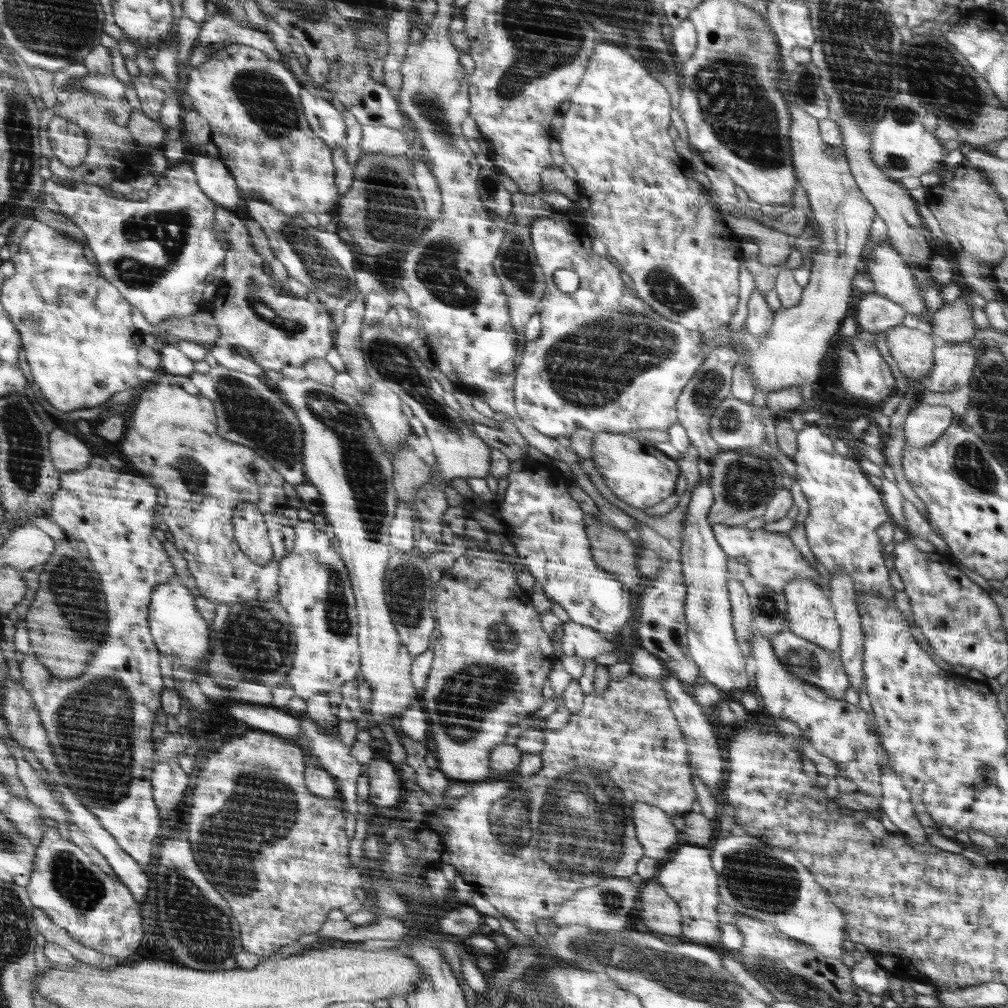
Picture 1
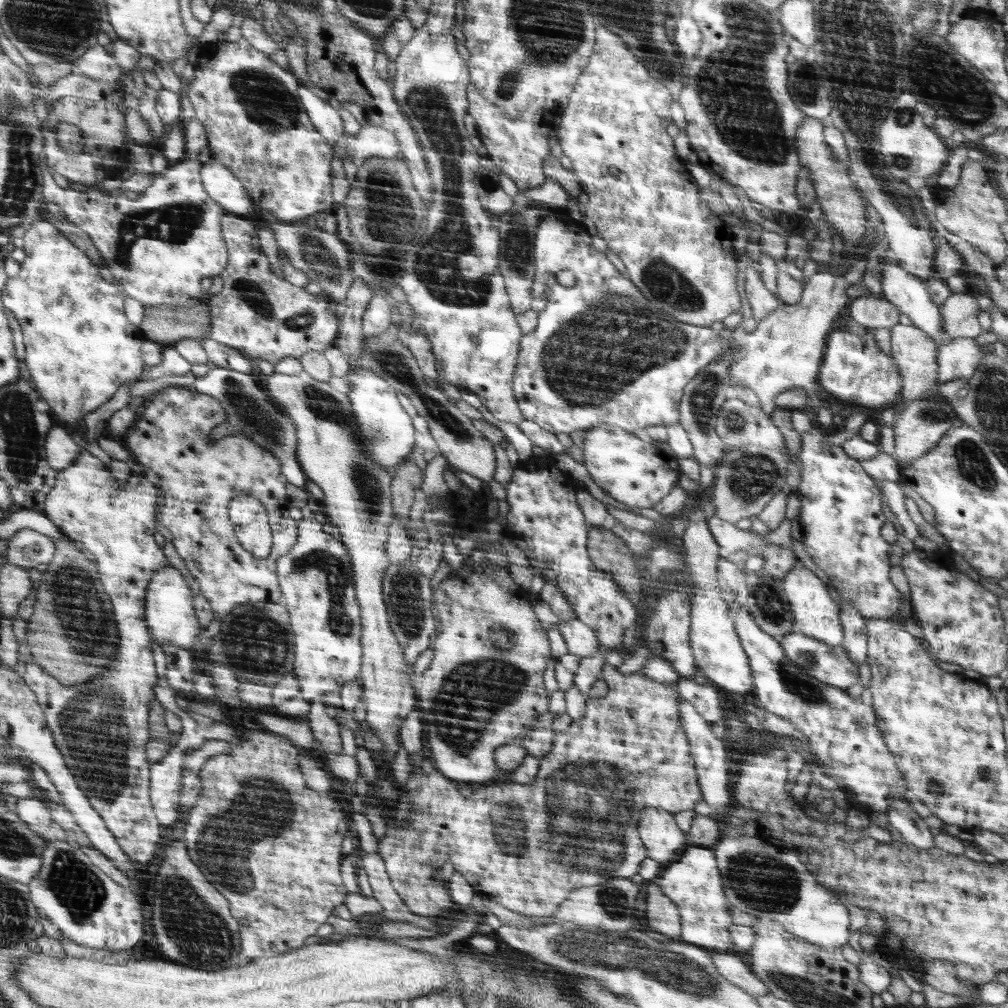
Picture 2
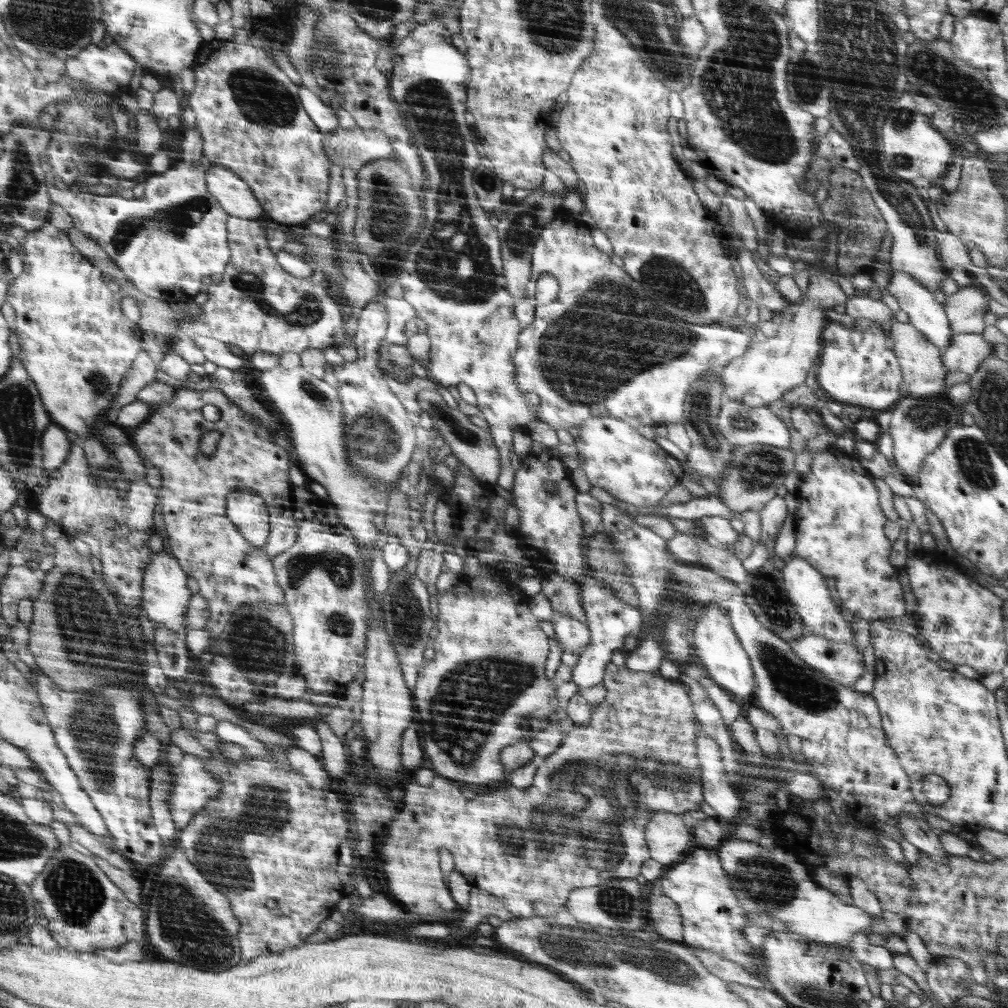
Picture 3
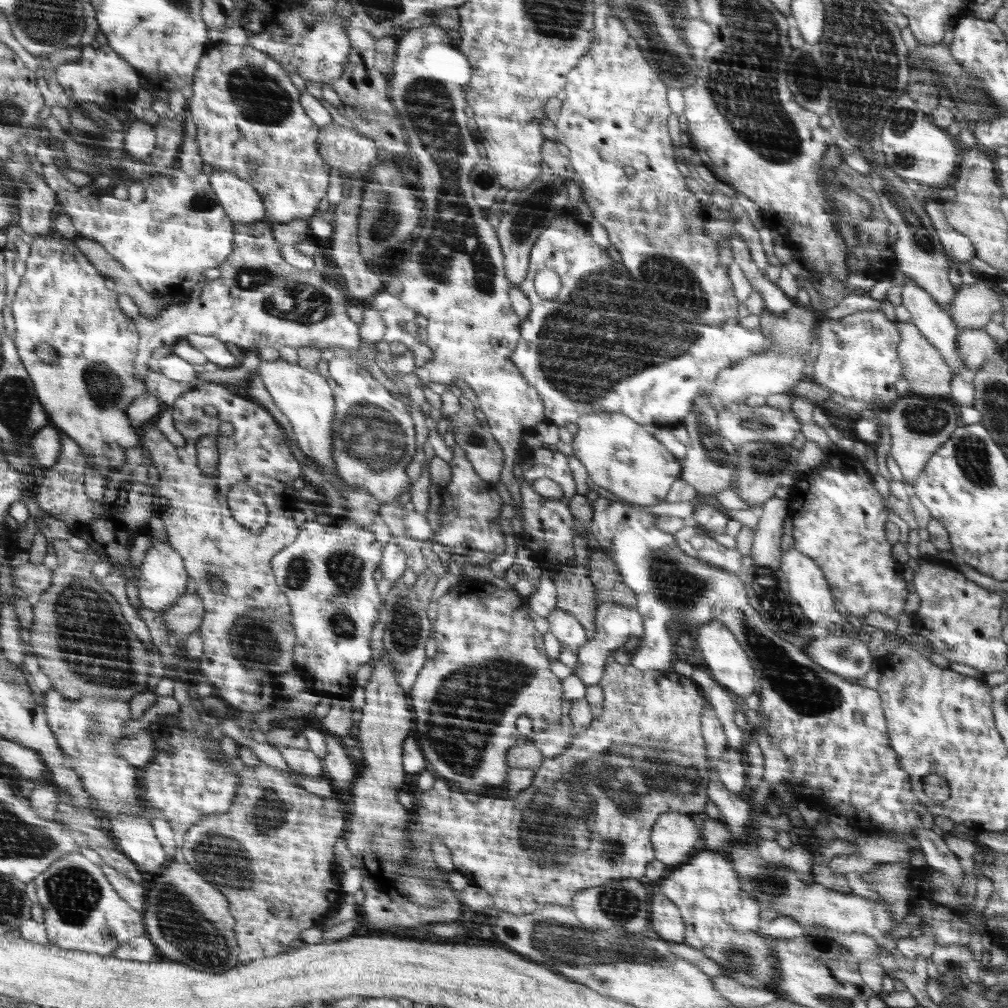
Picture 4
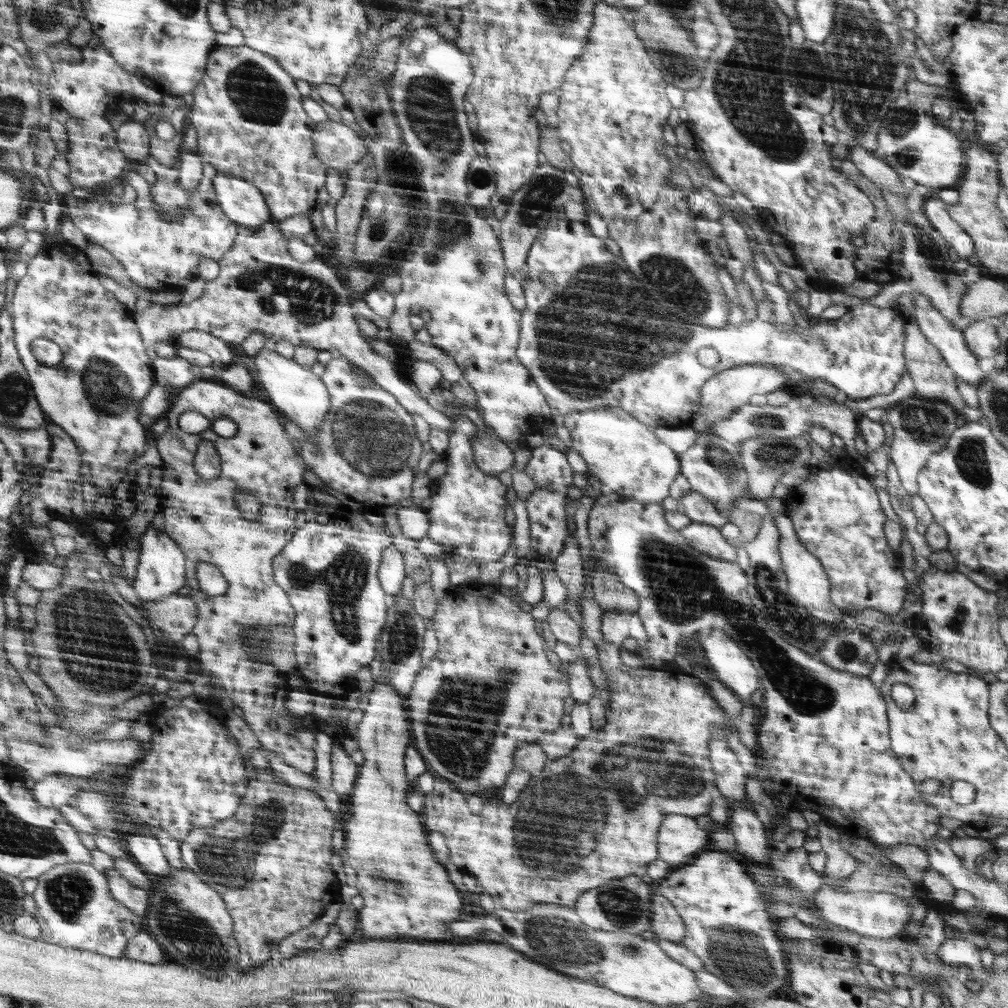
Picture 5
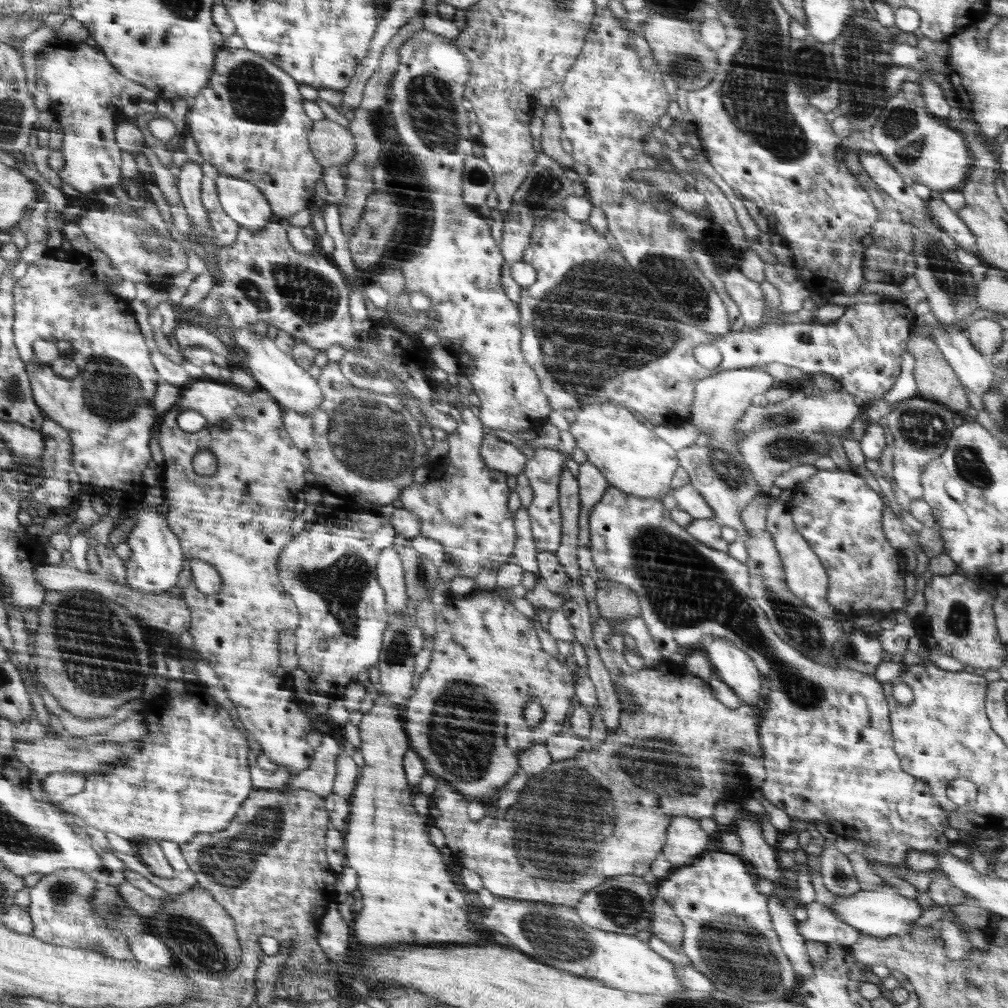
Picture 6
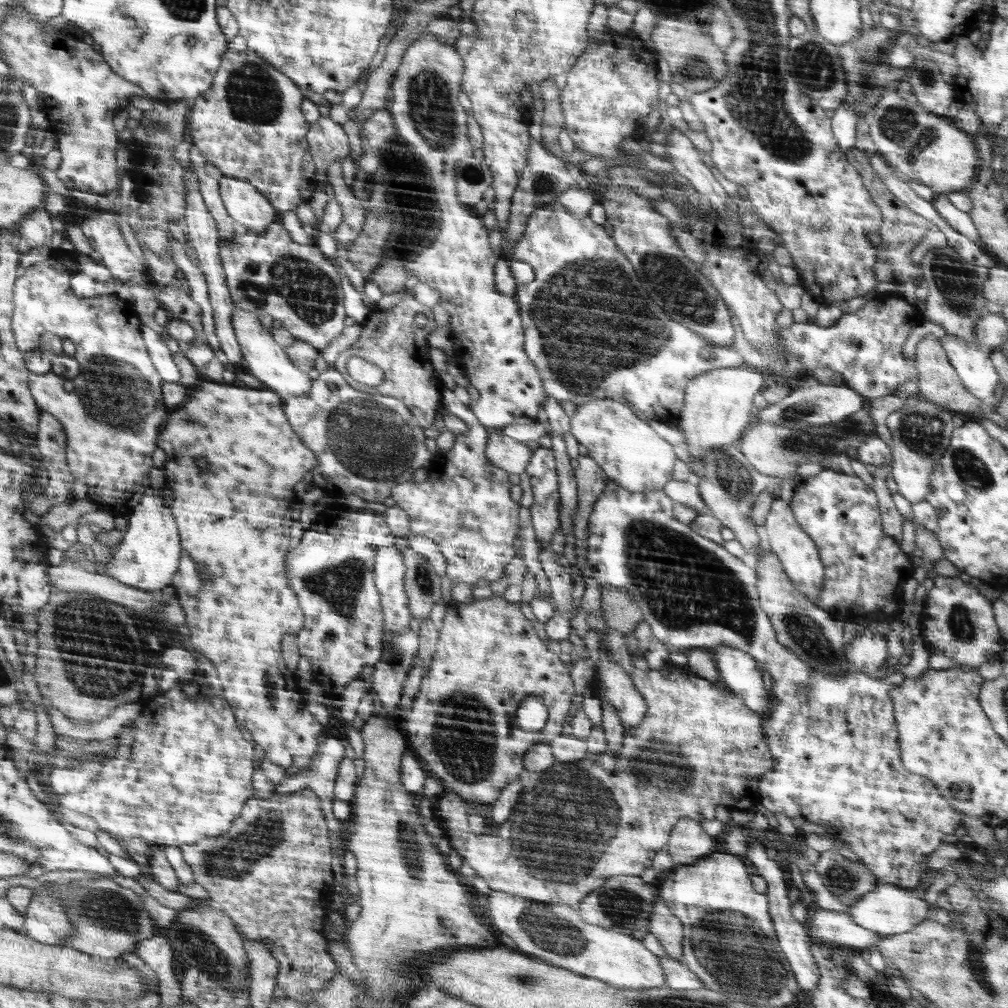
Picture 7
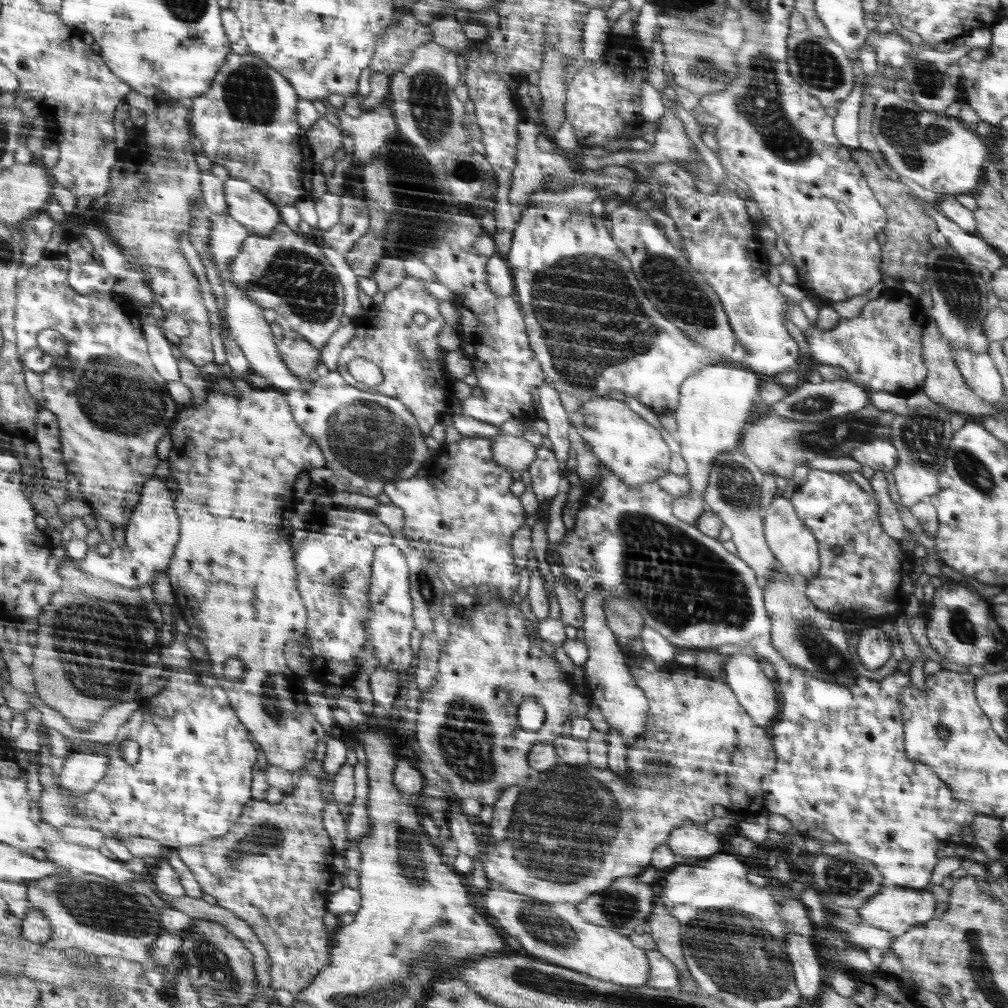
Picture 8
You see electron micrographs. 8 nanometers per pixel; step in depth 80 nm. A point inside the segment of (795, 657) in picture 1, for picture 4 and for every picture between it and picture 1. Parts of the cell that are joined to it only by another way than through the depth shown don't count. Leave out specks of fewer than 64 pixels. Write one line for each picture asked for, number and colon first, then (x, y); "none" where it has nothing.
2: (831, 665)
3: (841, 662)
4: (846, 655)

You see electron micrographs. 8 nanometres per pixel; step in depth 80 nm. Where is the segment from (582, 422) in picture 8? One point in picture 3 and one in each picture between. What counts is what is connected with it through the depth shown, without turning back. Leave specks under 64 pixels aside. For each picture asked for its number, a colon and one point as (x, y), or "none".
3: (634, 470)
4: (619, 455)
5: (622, 453)
6: (632, 458)
7: (625, 448)

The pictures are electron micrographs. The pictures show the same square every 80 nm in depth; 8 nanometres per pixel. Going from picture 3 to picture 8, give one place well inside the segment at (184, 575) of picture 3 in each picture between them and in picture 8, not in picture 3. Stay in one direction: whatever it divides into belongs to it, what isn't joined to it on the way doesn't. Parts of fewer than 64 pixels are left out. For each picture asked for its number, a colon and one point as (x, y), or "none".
4: (162, 578)
5: (161, 572)
6: (157, 559)
7: (148, 557)
8: (151, 537)

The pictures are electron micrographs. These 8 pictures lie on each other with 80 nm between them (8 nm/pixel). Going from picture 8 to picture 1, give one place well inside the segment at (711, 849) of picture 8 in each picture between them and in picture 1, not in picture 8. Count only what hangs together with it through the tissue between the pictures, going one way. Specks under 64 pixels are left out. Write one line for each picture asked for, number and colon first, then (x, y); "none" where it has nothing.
1: (654, 830)
2: (664, 840)
3: (667, 837)
4: (675, 837)
5: (680, 839)
6: (686, 841)
7: (687, 842)

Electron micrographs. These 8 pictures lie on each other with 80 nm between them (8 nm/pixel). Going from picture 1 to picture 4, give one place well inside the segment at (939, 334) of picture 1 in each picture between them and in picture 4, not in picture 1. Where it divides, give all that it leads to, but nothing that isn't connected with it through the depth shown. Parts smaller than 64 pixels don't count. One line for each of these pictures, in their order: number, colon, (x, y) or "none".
2: (959, 312)
3: (965, 309)
4: (973, 305)

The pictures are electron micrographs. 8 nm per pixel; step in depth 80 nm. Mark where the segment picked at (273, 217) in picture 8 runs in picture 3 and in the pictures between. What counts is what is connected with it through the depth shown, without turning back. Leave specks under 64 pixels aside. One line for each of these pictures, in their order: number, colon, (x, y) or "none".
3: (236, 197)
4: (241, 201)
5: (243, 202)
6: (246, 203)
7: (251, 210)

